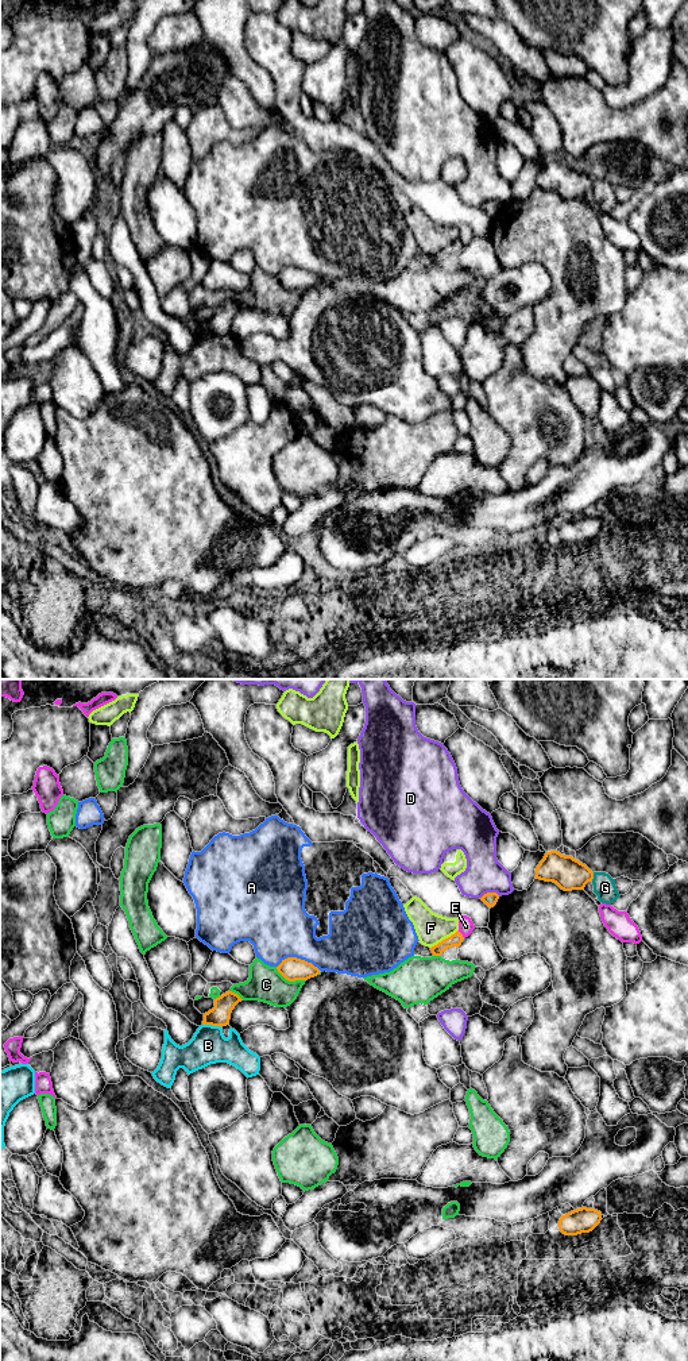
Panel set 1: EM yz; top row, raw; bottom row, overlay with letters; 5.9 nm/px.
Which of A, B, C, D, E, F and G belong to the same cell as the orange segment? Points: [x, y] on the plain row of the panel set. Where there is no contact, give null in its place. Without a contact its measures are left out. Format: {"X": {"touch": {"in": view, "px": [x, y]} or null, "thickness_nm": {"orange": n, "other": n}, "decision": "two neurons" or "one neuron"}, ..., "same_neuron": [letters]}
{"A": {"touch": {"in": "yz", "px": [300, 268]}, "thickness_nm": {"orange": 140, "other": 380}, "decision": "two neurons"}, "B": {"touch": {"in": "yz", "px": [212, 334]}, "thickness_nm": {"orange": 120, "other": 220}, "decision": "two neurons"}, "C": {"touch": {"in": "yz", "px": [290, 289]}, "thickness_nm": {"orange": 140, "other": 220}, "decision": "two neurons"}, "D": {"touch": {"in": "yz", "px": [490, 201]}, "thickness_nm": {"orange": 80, "other": 220}, "decision": "two neurons"}, "E": {"touch": {"in": "yz", "px": [462, 243]}, "thickness_nm": {"orange": 80, "other": 90}, "decision": "two neurons"}, "F": {"touch": {"in": "yz", "px": [445, 247]}, "thickness_nm": {"orange": 80, "other": 190}, "decision": "two neurons"}, "G": {"touch": {"in": "yz", "px": [592, 185]}, "thickness_nm": {"orange": 190, "other": 130}, "decision": "two neurons"}, "same_neuron": []}

